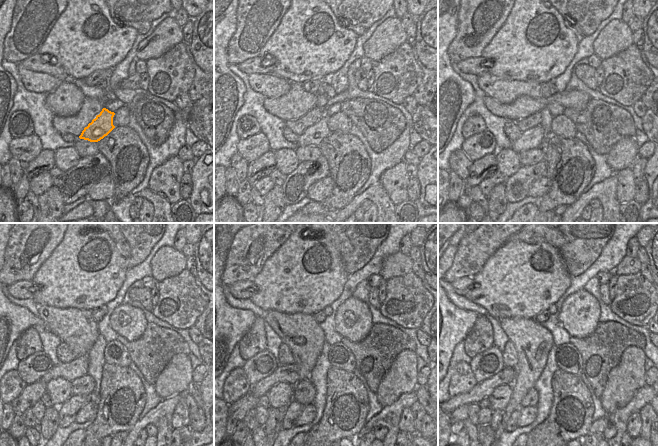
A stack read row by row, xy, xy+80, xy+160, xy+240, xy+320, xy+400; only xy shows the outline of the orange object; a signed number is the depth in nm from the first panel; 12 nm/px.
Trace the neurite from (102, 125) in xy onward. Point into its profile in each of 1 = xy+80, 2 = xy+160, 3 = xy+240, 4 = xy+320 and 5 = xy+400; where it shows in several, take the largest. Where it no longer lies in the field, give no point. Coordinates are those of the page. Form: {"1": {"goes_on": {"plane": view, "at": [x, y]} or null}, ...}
{"1": {"goes_on": {"plane": "xy+80", "at": [312, 136]}}, "2": {"goes_on": {"plane": "xy+160", "at": [532, 138]}}, "3": {"goes_on": {"plane": "xy+240", "at": [77, 368]}}, "4": {"goes_on": {"plane": "xy+320", "at": [288, 374]}}, "5": {"goes_on": {"plane": "xy+400", "at": [507, 375]}}}

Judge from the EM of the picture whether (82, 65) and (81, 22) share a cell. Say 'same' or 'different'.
same

